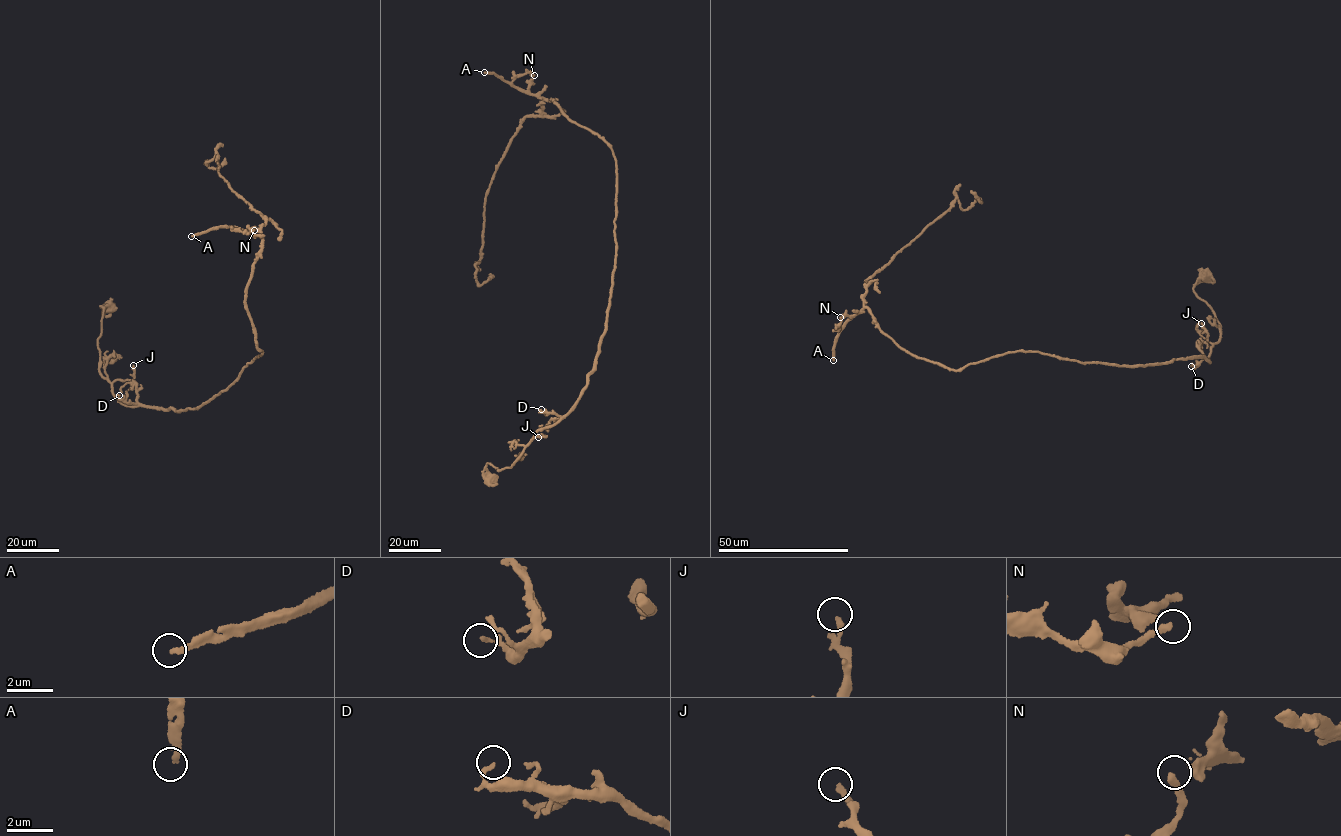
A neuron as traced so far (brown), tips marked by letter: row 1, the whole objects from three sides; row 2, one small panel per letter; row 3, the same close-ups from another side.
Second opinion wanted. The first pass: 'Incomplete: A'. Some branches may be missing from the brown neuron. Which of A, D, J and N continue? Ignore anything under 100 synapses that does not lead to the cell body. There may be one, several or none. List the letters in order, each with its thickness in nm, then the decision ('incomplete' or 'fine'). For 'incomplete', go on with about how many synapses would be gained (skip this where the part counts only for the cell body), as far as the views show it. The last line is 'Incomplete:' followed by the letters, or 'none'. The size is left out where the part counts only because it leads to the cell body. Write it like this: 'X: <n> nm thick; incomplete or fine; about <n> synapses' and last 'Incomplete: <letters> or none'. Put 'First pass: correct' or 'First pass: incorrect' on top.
First pass: correct
A: 220 nm thick; incomplete; about 300 synapses
D: 120 nm thick; fine
J: 240 nm thick; fine
N: 280 nm thick; fine
Incomplete: A

